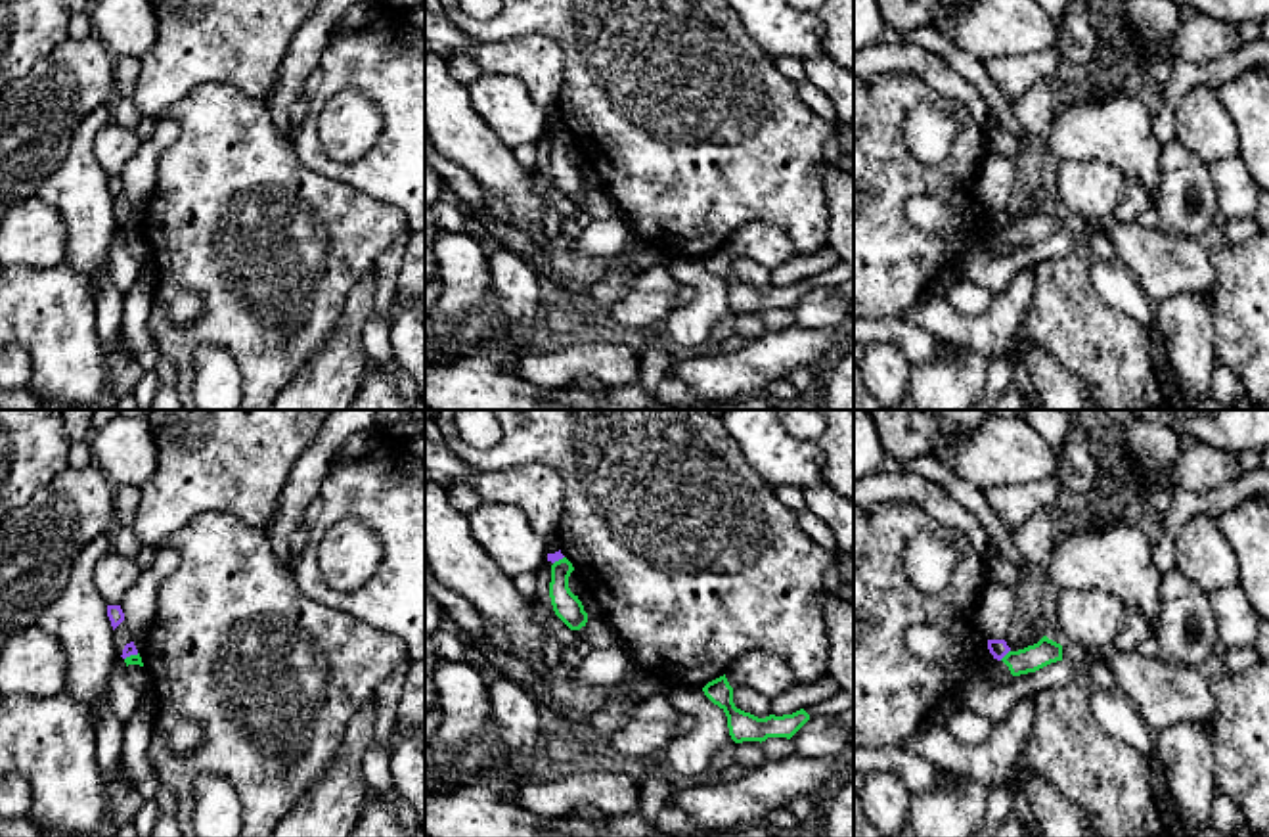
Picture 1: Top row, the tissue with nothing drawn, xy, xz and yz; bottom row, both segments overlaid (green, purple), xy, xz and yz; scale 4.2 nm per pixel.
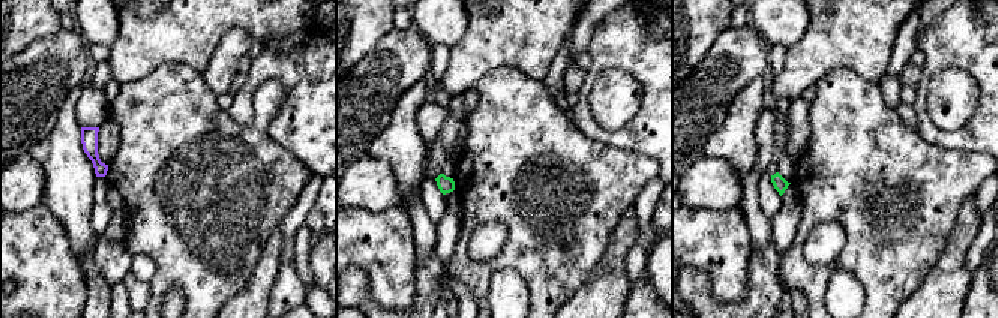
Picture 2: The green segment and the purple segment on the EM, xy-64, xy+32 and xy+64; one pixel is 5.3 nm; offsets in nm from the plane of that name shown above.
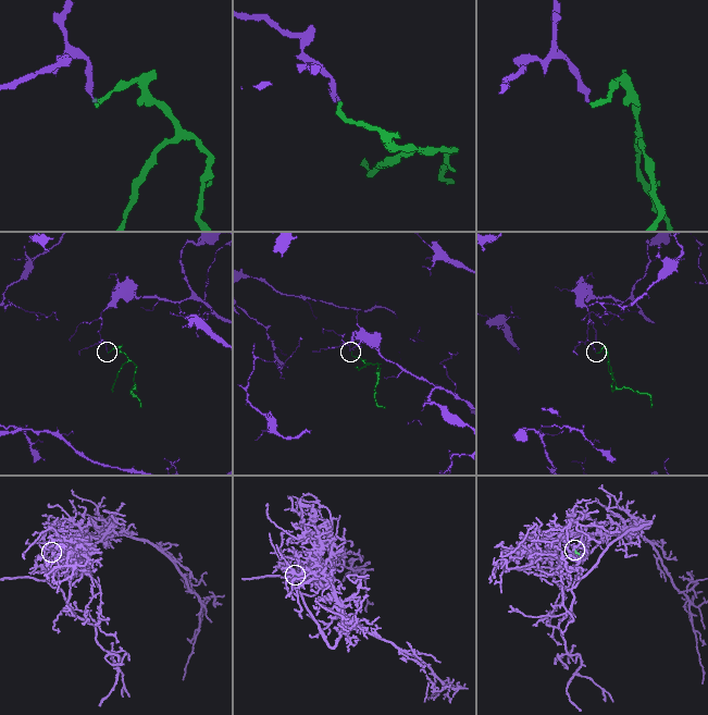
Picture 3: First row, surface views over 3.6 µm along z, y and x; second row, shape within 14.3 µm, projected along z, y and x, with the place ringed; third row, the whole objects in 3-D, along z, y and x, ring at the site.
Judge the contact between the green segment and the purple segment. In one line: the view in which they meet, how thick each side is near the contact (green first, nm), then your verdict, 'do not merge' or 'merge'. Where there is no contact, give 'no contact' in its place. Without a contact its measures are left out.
yz | 110/80 nm | do not merge

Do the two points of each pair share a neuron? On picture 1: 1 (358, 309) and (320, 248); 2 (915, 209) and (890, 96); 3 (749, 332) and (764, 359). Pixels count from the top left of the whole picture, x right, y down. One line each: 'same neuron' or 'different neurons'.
1: different neurons
2: different neurons
3: different neurons

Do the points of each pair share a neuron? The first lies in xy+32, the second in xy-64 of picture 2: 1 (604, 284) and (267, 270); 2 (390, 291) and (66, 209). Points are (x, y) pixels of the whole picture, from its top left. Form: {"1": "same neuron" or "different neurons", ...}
{"1": "same neuron", "2": "different neurons"}

